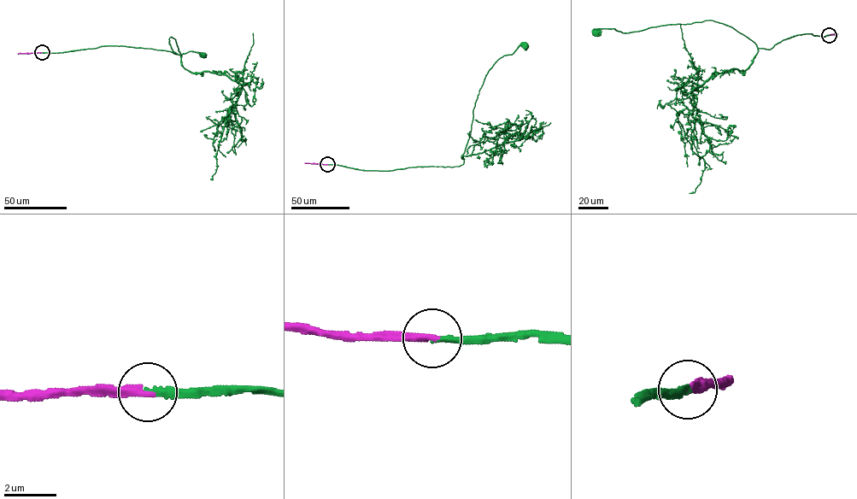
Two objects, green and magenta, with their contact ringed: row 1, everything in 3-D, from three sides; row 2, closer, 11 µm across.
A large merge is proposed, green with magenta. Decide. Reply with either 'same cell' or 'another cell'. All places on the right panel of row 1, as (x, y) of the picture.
same cell

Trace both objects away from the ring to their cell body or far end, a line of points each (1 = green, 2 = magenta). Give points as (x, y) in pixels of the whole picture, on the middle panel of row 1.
1: (327, 164), (389, 171), (461, 165), (475, 102), (488, 71), (504, 55), (512, 54), (519, 45), (525, 46)
2: (327, 164), (304, 163)

